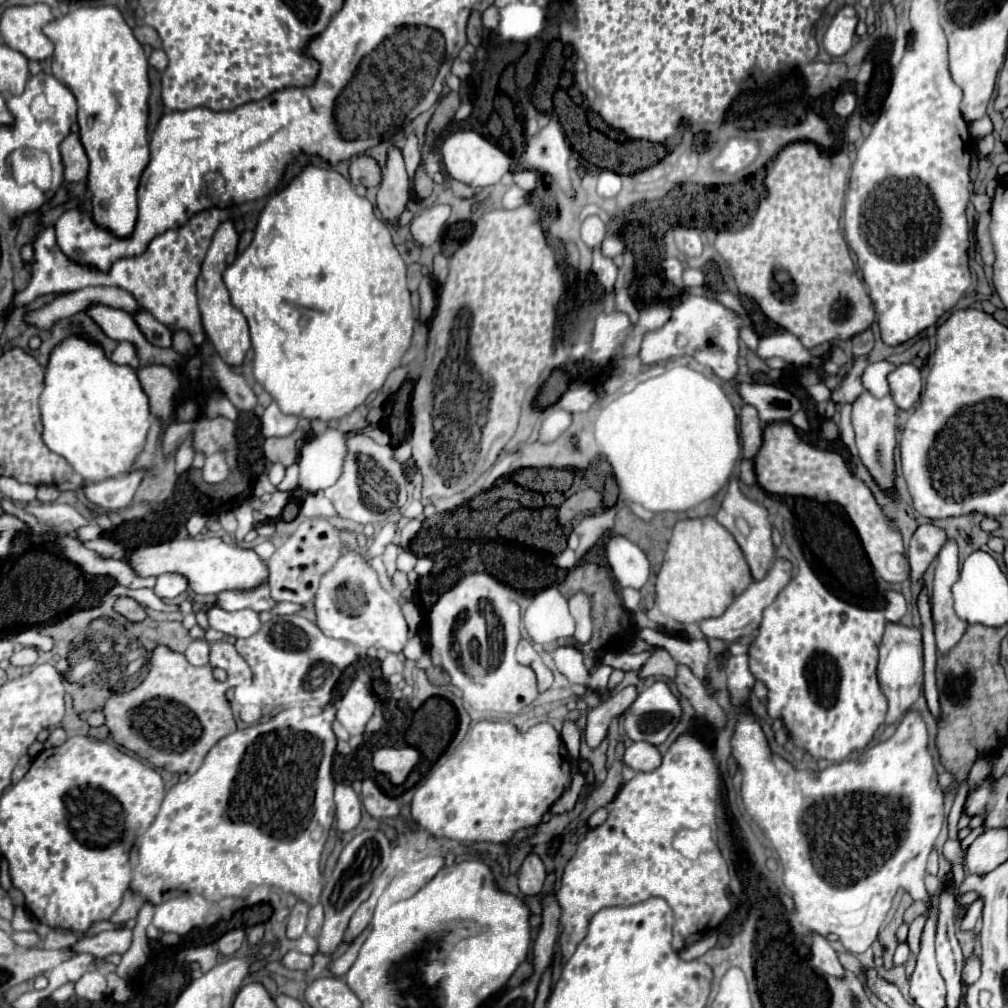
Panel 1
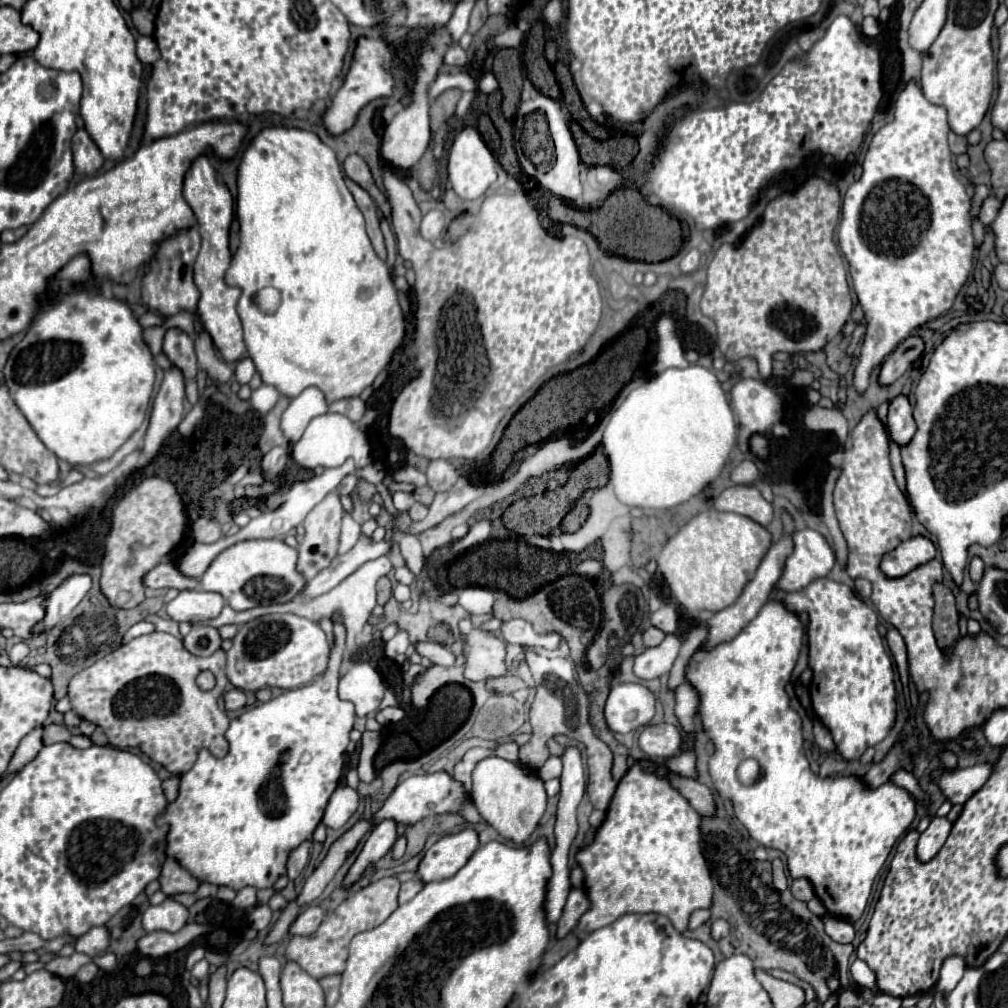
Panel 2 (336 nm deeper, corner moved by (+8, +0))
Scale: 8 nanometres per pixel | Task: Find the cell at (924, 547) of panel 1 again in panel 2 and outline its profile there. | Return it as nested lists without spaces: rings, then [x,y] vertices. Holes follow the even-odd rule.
[[[917,535],[903,541],[891,553],[887,553],[881,559],[881,571],[889,577],[901,577],[911,569],[931,561],[933,557],[935,557],[935,545],[927,537]]]

